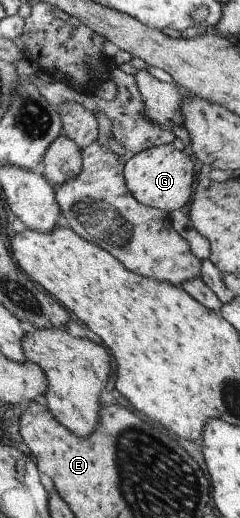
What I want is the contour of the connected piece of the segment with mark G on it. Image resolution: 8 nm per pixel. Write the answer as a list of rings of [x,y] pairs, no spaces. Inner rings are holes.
[[[165,144],[127,155],[126,161],[122,171],[125,188],[136,202],[168,213],[187,204],[197,171],[197,164],[187,151],[179,152],[172,144]]]

